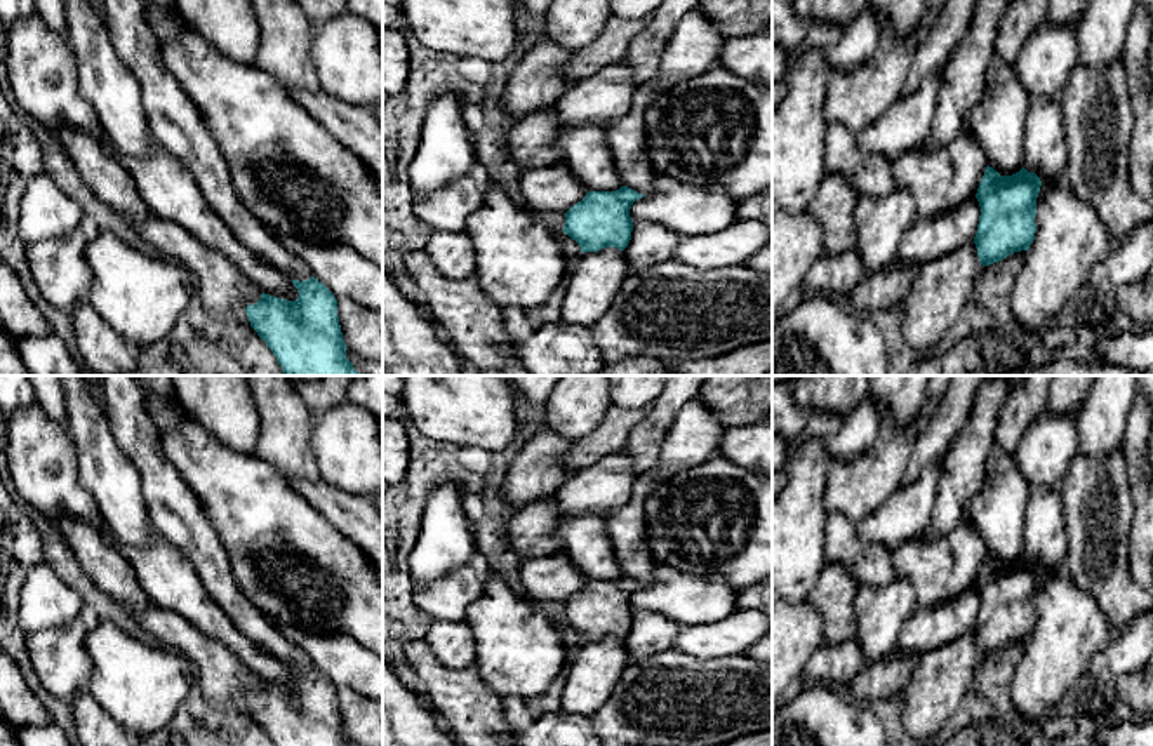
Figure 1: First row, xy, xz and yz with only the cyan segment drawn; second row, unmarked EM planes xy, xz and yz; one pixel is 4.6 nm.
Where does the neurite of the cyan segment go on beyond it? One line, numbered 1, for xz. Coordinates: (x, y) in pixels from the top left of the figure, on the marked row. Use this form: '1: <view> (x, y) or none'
1: none

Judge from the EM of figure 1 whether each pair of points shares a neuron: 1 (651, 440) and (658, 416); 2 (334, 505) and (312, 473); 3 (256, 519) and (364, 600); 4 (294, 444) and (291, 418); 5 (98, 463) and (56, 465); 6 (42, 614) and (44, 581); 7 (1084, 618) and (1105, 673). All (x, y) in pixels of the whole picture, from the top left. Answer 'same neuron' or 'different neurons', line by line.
1: same neuron
2: different neurons
3: same neuron
4: same neuron
5: different neurons
6: same neuron
7: different neurons

